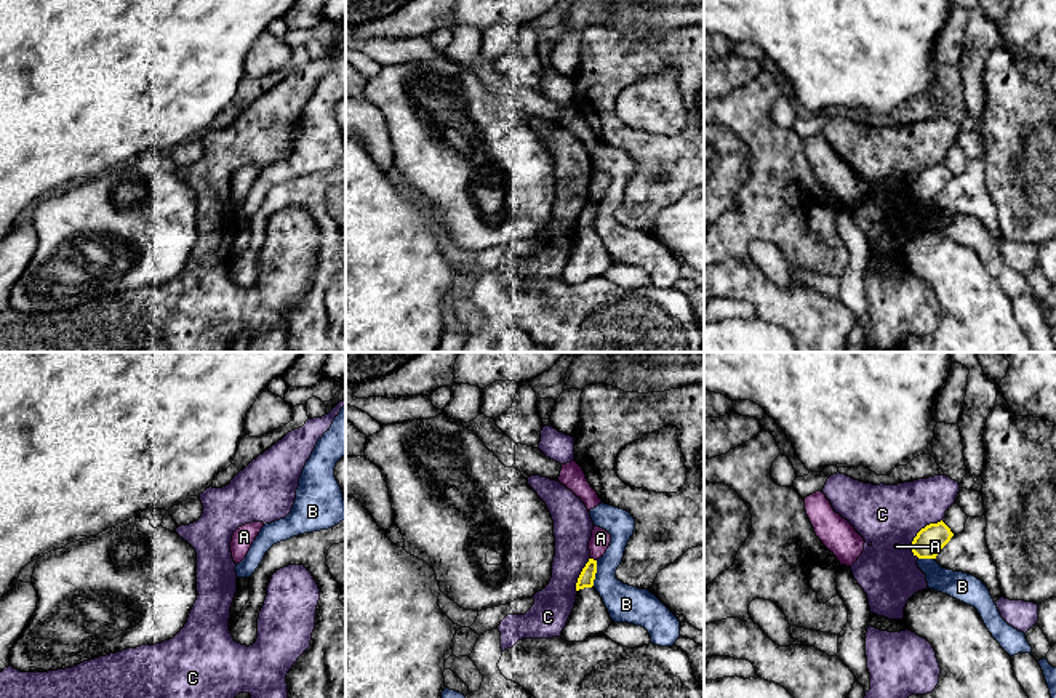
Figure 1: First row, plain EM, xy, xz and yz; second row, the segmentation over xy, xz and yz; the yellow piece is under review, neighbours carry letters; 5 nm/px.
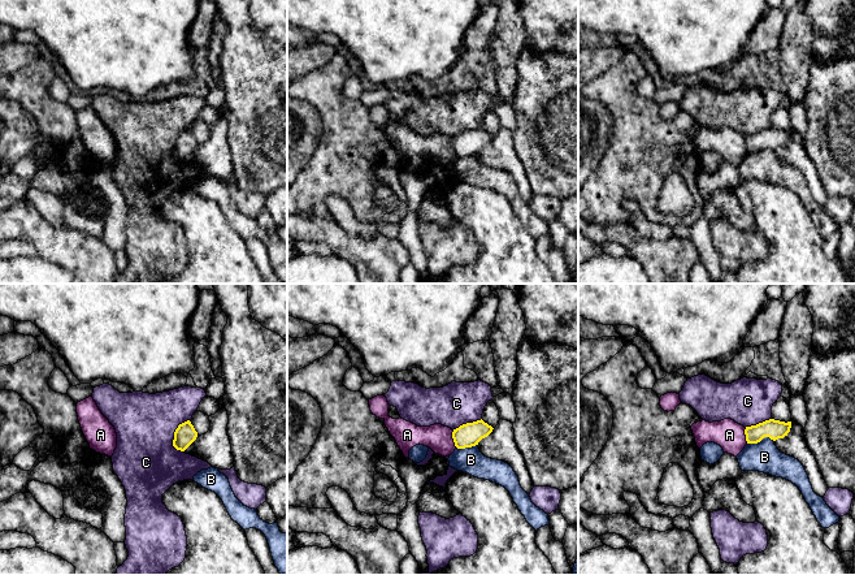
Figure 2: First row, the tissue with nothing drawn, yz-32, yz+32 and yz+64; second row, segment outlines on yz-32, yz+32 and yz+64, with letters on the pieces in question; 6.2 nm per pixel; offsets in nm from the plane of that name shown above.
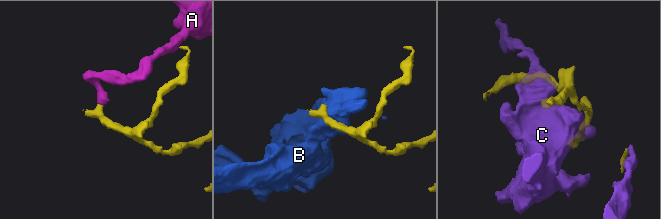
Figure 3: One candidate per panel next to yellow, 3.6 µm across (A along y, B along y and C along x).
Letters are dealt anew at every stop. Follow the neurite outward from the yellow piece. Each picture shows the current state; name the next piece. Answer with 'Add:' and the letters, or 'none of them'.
Add: none of them

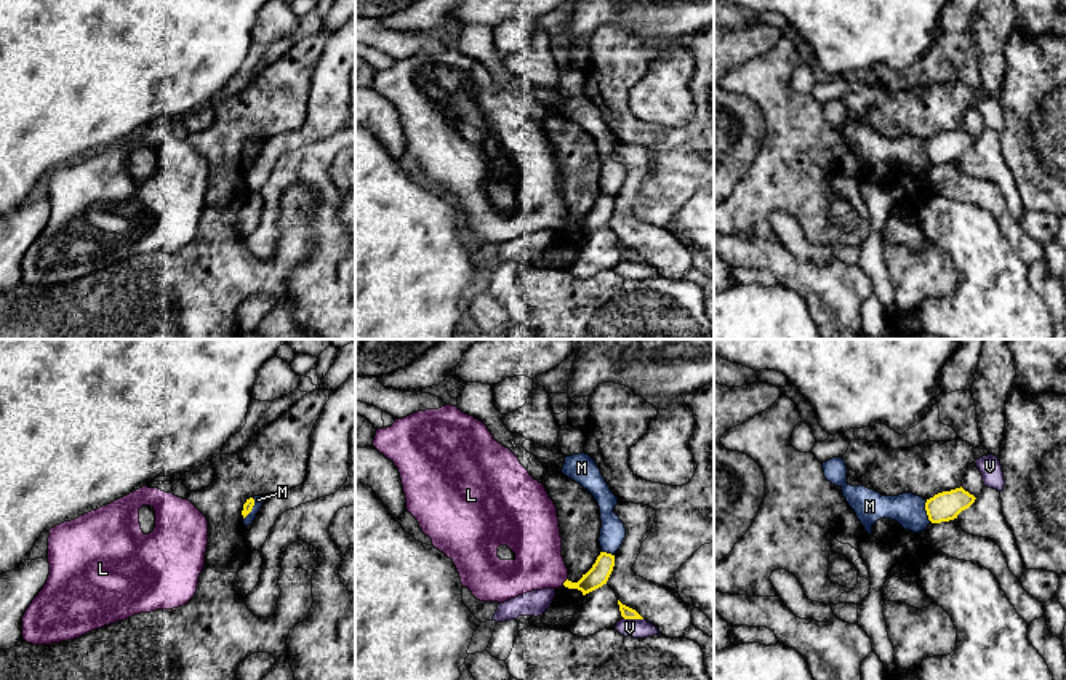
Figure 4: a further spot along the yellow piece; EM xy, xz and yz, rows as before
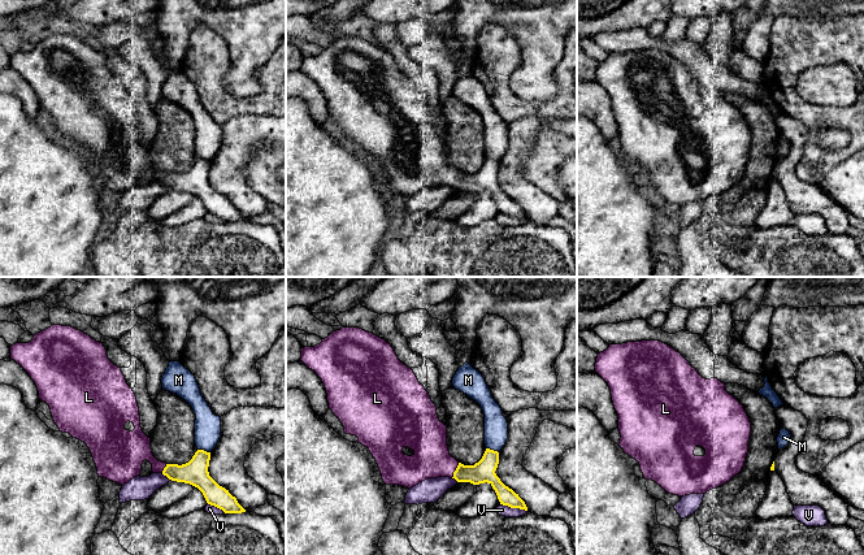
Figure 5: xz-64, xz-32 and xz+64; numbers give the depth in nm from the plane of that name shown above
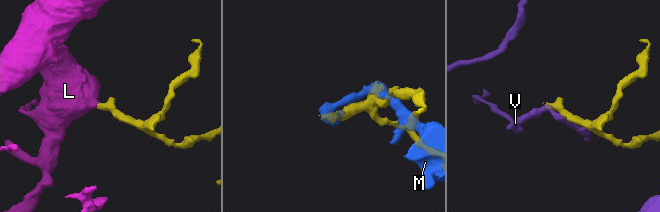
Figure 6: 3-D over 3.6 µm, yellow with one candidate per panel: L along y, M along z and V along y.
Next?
Add: L

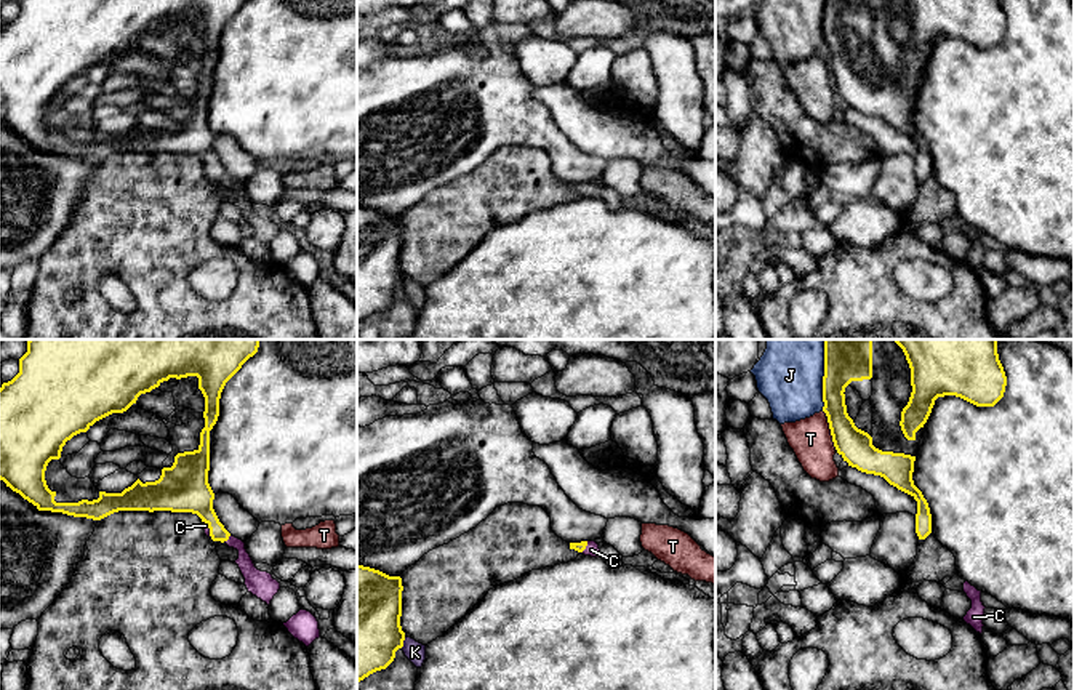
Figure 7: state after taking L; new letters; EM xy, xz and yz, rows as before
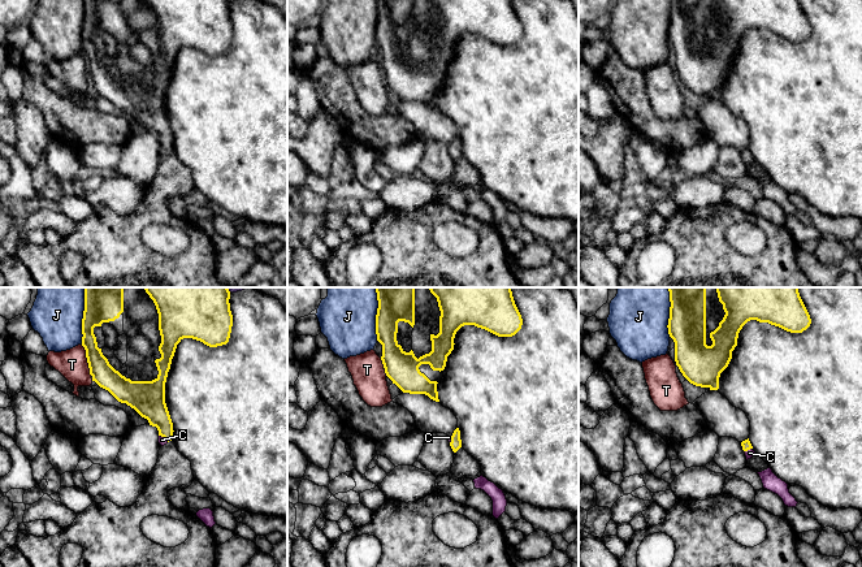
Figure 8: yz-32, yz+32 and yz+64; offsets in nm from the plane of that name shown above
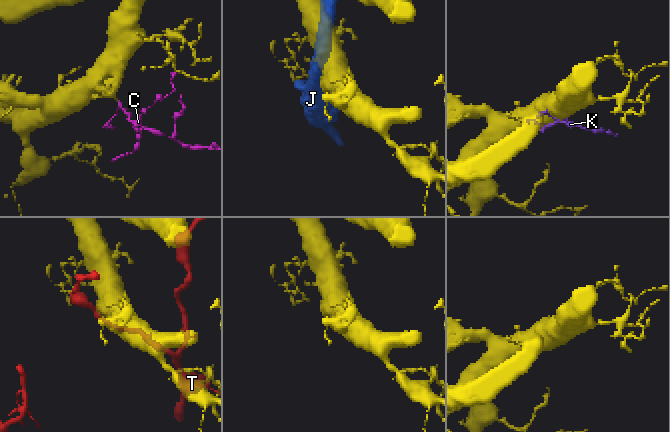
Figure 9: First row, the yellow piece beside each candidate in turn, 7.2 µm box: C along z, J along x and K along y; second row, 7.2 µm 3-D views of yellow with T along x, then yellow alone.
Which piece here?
Add: C

